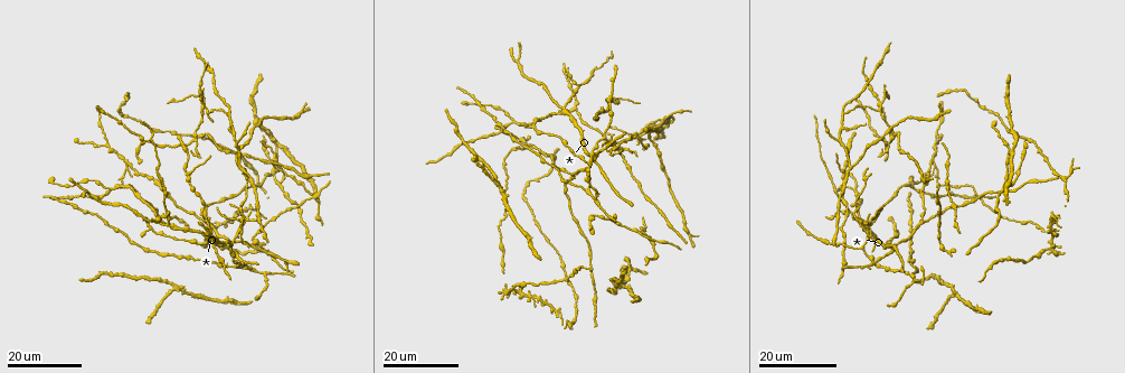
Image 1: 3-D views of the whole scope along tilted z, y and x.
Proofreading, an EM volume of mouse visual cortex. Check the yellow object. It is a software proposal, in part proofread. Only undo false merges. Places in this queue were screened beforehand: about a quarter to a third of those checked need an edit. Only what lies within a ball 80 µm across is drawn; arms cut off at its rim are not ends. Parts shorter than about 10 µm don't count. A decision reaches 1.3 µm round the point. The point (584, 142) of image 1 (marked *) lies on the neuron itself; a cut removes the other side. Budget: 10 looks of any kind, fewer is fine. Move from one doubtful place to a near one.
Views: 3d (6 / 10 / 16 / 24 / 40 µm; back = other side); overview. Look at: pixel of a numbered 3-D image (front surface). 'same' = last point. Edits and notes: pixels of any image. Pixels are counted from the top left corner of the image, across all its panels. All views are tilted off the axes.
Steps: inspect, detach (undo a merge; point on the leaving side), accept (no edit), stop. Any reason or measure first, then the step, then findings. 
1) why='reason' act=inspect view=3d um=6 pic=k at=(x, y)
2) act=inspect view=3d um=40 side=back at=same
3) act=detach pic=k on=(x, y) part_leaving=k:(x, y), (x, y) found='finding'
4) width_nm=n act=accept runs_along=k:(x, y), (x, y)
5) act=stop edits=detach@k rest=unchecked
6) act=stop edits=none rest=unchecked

why='branch point' act=inspect view=3d um=24 pic=1 at=(877, 266)

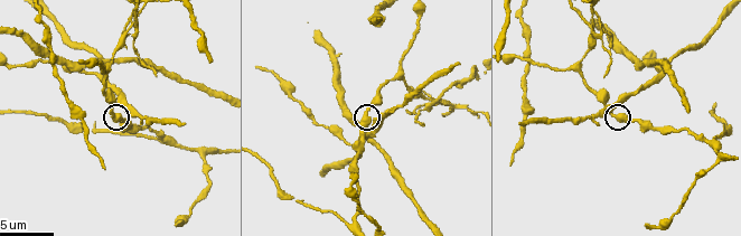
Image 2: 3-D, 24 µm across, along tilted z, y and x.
act=inspect view=3d um=6 pic=2 at=(616, 115)

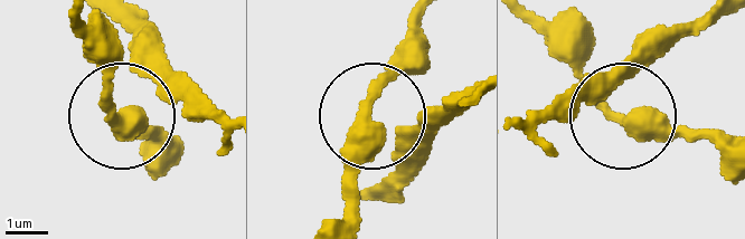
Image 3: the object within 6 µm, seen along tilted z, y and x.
side_arm_um=91 act=accept runs_along=3:(128, 19), (122, 116), (171, 135) found='one neuron here'

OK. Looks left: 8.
why='arms part here' act=inspect view=3d um=16 pic=1 at=(111, 187)

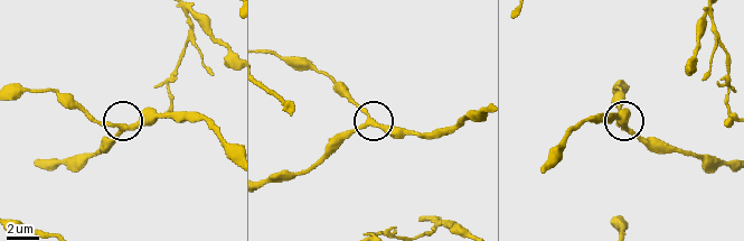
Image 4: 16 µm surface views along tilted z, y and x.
act=inspect view=3d um=10 pic=4 at=(369, 123)

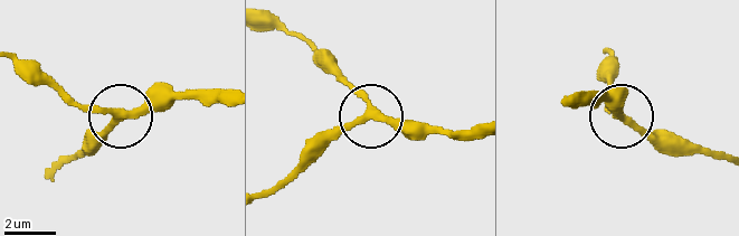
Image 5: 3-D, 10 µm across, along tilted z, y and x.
arms=3 act=accept found='one neuron here'

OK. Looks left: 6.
act=inspect view=3d um=16 pic=1 at=(933, 161)

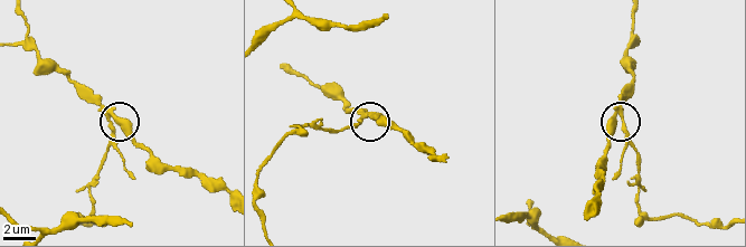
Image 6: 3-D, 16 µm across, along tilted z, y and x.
why='closer look' act=inspect view=3d um=10 pic=6 at=(107, 114)

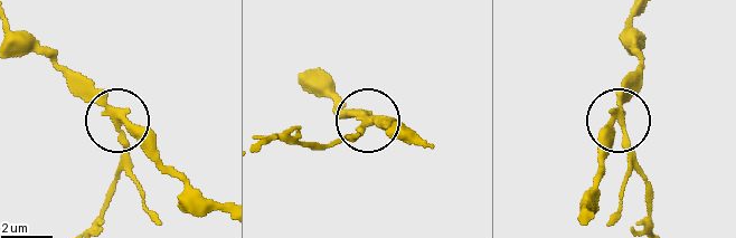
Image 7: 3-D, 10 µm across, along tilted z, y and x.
arms=3 act=detach pic=7 on=(129, 153) part_leaving=7:(368, 123), (327, 144), (261, 142) found='two neurons meet here'

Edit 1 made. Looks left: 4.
act=inspect view=overview

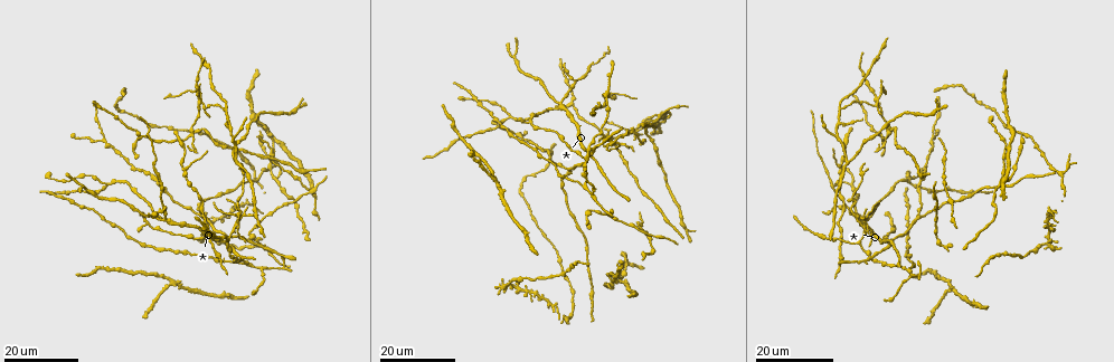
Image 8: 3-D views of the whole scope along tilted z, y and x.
why='arms part here' act=inspect view=3d um=16 pic=8 at=(225, 112)

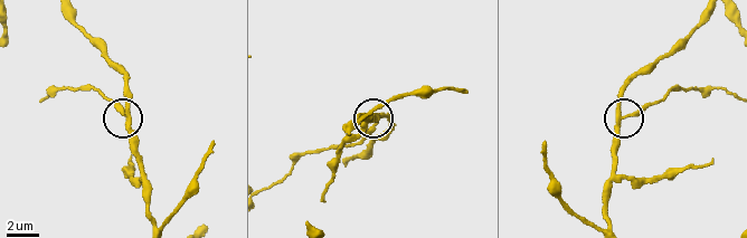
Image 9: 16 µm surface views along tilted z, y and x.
act=inspect view=3d um=10 pic=9 at=(128, 116)

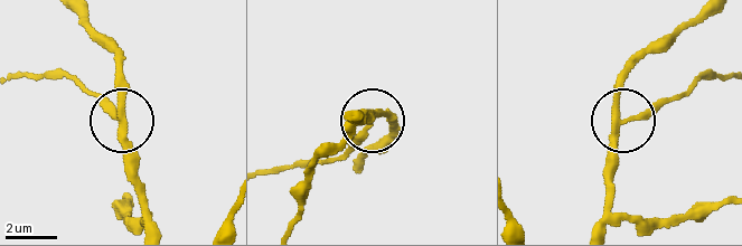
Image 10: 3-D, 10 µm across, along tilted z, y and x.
side_arm_um=27 act=detach pic=10 on=(105, 98) part_leaving=10:(635, 119), (729, 73) found='a second neuron is stuck on'

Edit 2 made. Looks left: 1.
act=stop edits=detach@7,detach@10 rest=unchecked

